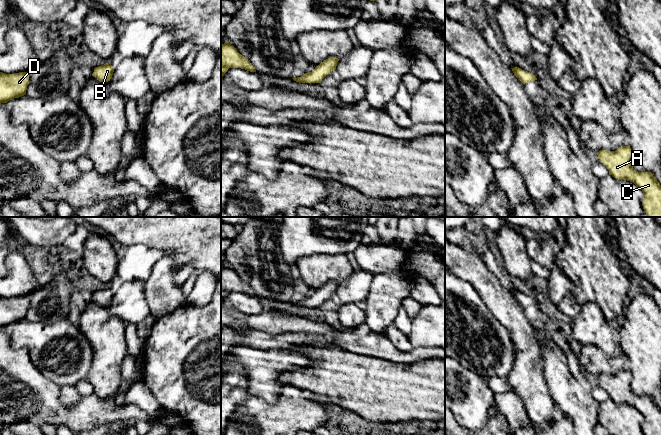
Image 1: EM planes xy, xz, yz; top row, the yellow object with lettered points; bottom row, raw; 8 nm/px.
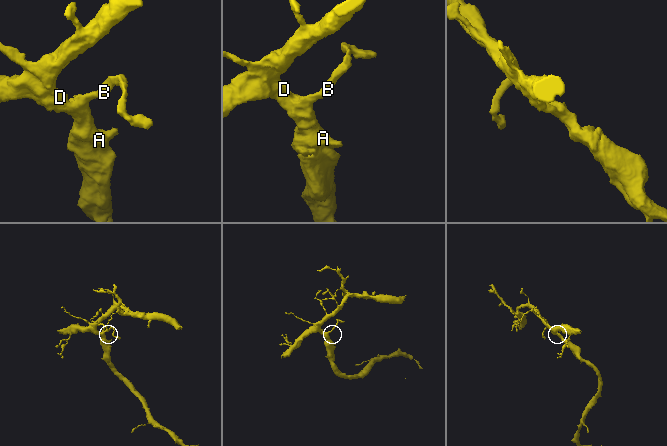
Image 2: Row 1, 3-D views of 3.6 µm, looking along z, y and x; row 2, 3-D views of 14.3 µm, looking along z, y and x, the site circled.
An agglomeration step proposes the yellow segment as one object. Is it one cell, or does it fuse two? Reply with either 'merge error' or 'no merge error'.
no merge error

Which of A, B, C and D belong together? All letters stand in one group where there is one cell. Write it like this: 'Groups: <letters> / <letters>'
Groups: A B C D

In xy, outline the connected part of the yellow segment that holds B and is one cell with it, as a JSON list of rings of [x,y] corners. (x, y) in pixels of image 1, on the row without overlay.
[[[109,286],[107,288],[95,291],[92,300],[97,302],[100,306],[108,306],[112,302],[113,296],[113,291]]]

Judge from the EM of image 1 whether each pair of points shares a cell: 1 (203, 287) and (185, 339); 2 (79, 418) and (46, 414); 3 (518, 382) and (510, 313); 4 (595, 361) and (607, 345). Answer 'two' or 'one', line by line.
1: two
2: one
3: one
4: two

